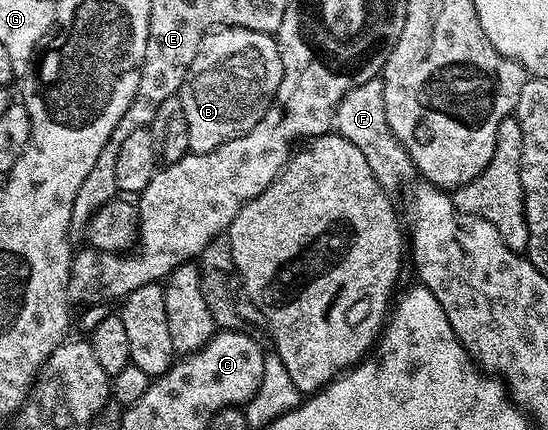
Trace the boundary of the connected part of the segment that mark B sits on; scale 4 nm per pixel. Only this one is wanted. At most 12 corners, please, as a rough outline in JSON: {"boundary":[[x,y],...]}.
{"boundary":[[209,31],[178,92],[197,155],[254,129],[282,61],[272,35]]}

